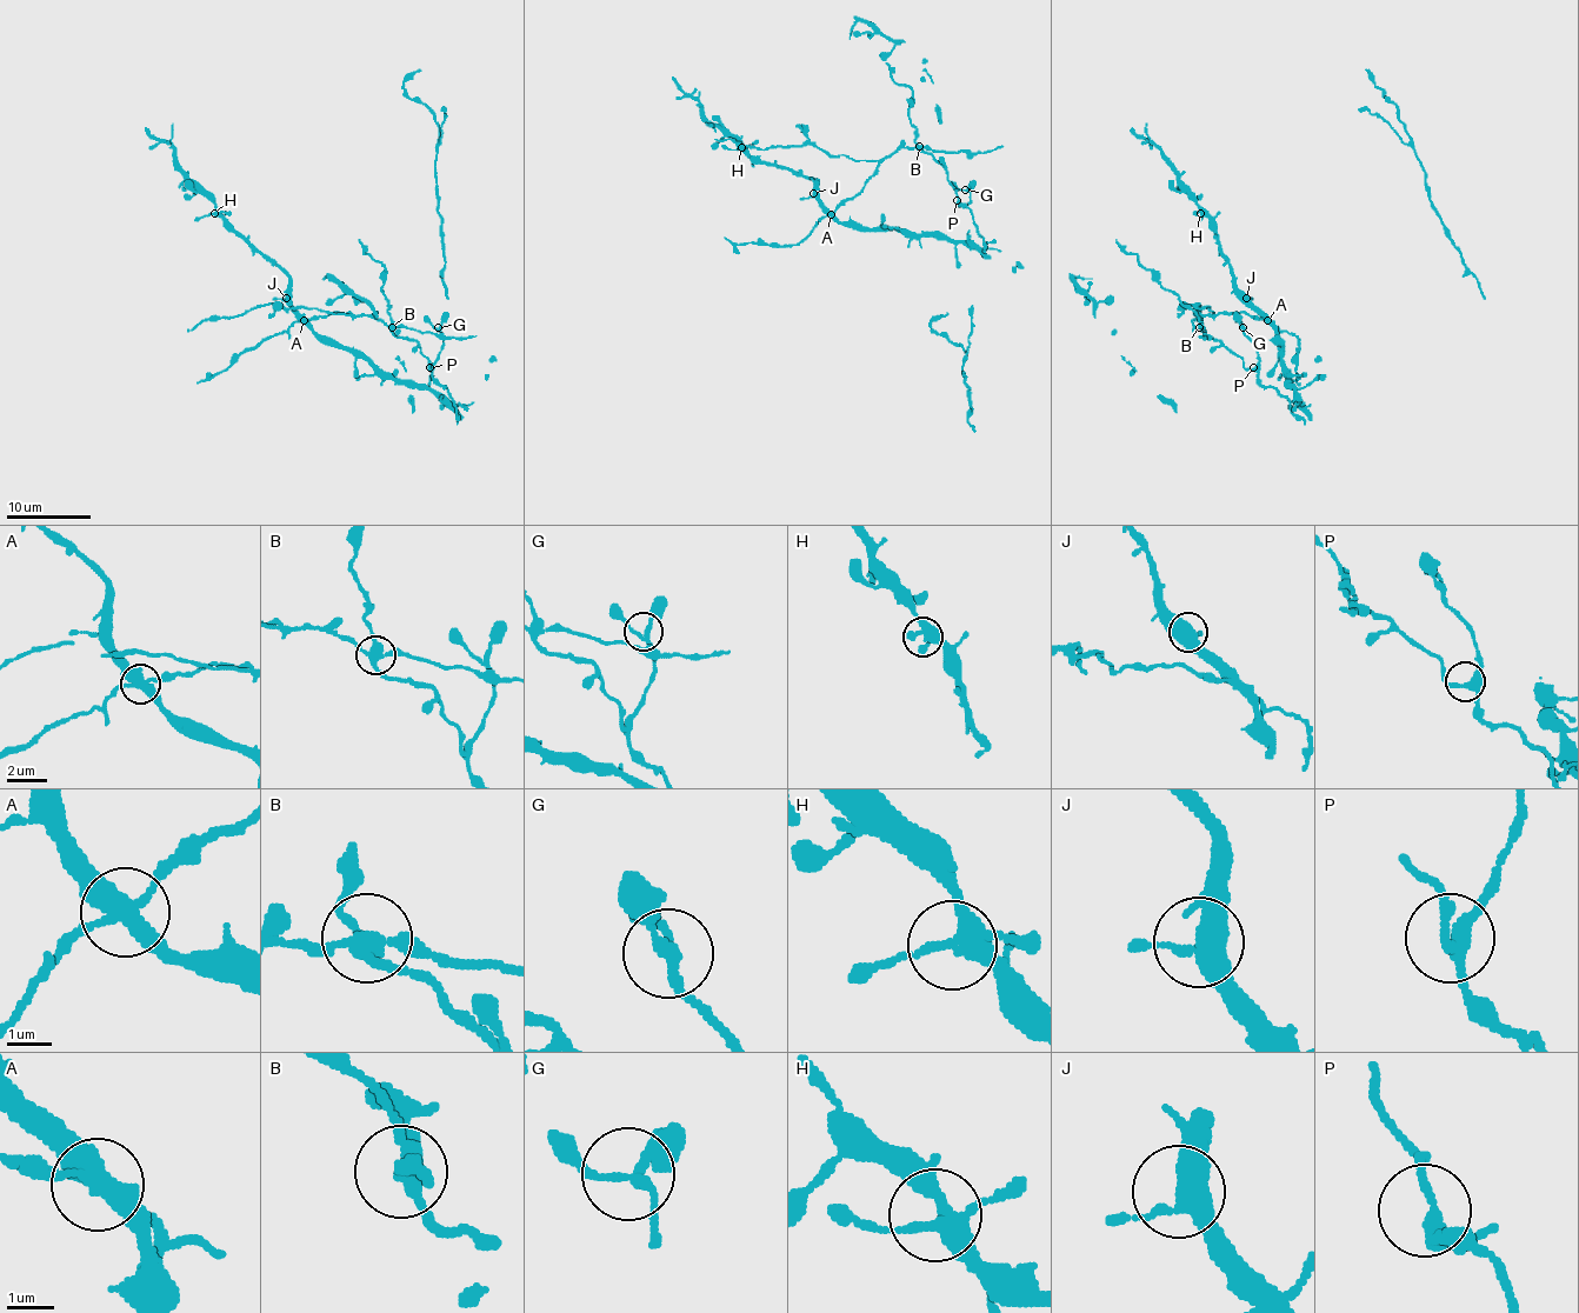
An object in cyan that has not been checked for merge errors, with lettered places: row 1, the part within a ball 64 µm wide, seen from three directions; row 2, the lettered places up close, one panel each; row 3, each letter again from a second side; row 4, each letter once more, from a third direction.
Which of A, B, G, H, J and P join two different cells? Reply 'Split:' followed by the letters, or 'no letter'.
Split: A, B

